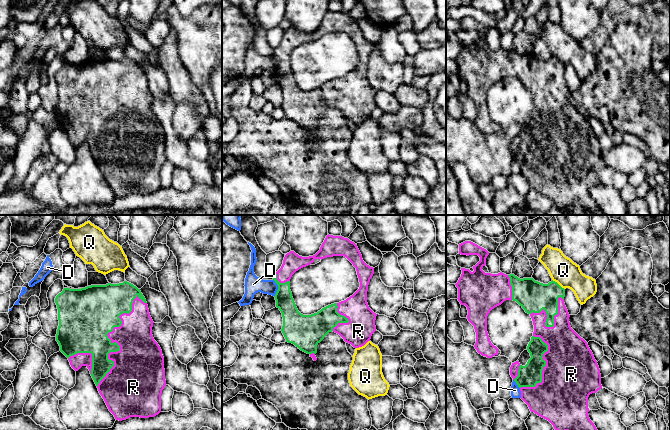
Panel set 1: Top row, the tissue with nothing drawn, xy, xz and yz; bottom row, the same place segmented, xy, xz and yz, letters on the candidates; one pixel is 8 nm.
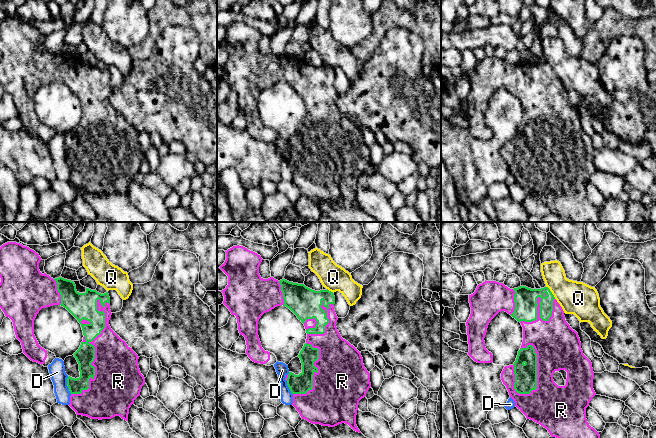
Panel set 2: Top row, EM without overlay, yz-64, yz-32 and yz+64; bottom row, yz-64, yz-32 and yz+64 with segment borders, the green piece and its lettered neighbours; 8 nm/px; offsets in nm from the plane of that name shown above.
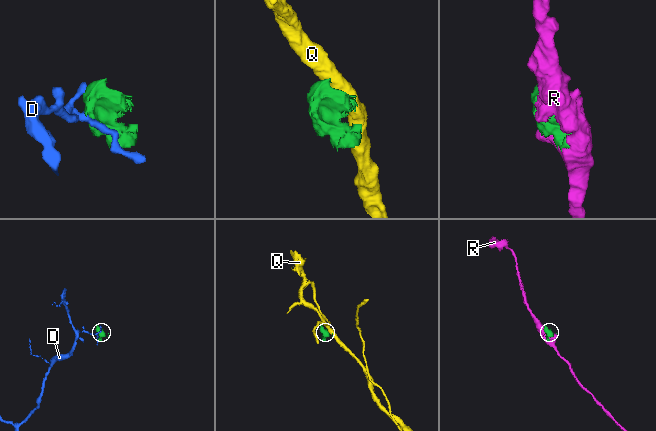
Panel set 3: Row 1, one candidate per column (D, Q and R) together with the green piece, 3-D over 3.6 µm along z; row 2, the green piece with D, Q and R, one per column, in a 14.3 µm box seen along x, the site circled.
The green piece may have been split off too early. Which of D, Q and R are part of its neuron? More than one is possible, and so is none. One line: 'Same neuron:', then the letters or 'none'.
Same neuron: R

